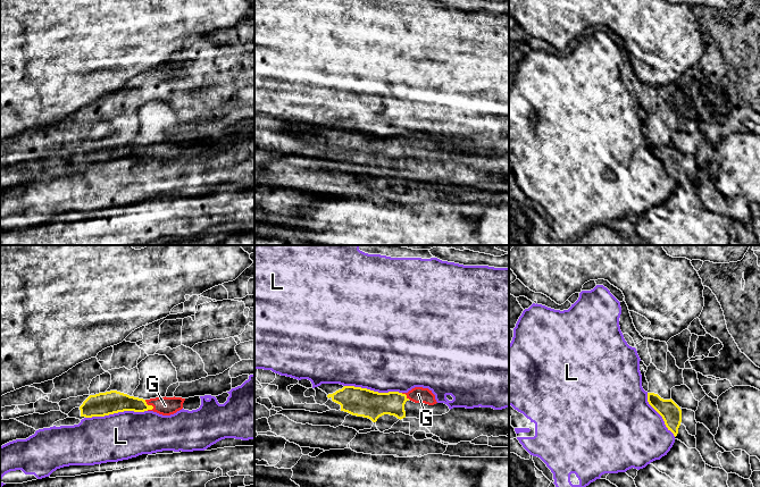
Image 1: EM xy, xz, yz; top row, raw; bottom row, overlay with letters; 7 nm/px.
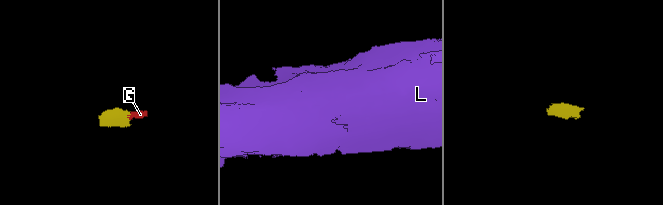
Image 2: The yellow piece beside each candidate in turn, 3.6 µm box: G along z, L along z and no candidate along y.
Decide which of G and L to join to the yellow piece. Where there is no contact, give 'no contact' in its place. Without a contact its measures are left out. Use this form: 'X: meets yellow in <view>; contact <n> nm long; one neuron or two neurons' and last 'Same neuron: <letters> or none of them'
G: meets yellow in xy; contact 90 nm long; one neuron
L: meets yellow in xy; contact 440 nm long; two neurons
Same neuron: G

